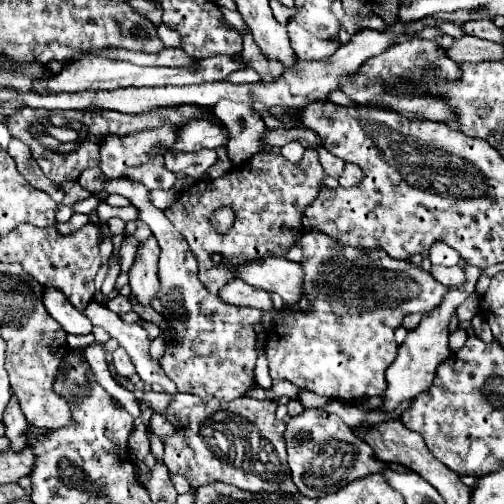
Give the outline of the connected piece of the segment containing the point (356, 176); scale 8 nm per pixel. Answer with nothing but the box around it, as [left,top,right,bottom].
[338,163,362,187]

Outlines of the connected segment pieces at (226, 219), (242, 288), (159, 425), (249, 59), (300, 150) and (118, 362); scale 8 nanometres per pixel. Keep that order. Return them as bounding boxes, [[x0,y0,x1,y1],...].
[[212,207,234,233],[220,279,272,311],[150,415,176,439],[242,31,274,83],[281,141,305,163],[114,347,134,377]]

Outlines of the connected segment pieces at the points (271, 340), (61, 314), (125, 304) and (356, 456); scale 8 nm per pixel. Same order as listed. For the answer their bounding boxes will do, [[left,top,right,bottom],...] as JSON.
[[266,229,448,401],[44,287,92,333],[106,295,132,313],[284,409,412,499]]

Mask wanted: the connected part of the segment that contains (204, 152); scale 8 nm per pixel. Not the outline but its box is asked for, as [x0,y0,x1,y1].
[166,149,218,179]

